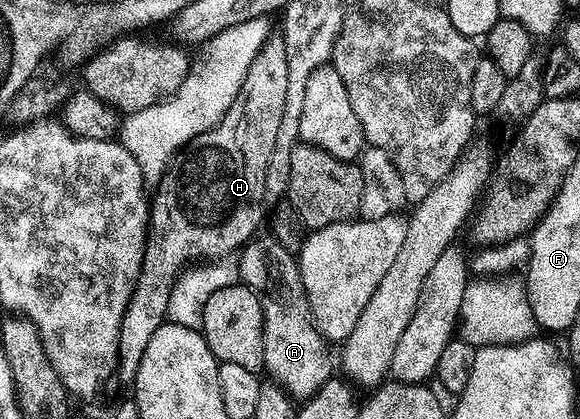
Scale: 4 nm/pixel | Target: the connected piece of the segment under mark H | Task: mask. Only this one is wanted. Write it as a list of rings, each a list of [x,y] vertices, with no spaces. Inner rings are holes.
[[[270,33],[259,48],[255,60],[251,60],[247,76],[243,80],[243,88],[239,88],[239,96],[235,96],[231,108],[227,108],[225,115],[211,129],[195,136],[186,146],[181,147],[156,183],[157,191],[151,194],[149,231],[145,240],[145,254],[141,257],[141,271],[121,321],[119,358],[129,368],[137,367],[147,340],[151,340],[154,332],[161,327],[166,317],[169,291],[183,268],[194,260],[213,260],[218,257],[216,254],[238,251],[256,232],[257,225],[261,222],[261,205],[266,205],[267,202],[261,174],[267,176],[267,160],[271,160],[271,148],[275,148],[279,120],[283,120],[288,79],[284,40],[280,33]]]

